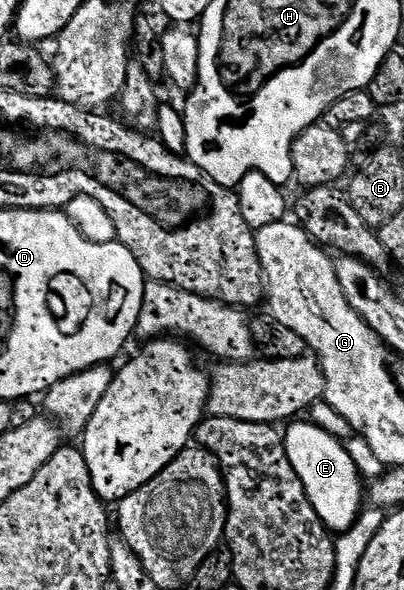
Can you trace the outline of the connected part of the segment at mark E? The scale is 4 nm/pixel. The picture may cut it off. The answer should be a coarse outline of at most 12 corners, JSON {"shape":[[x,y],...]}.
{"shape":[[305,418],[284,429],[287,458],[330,533],[363,511],[346,445]]}

